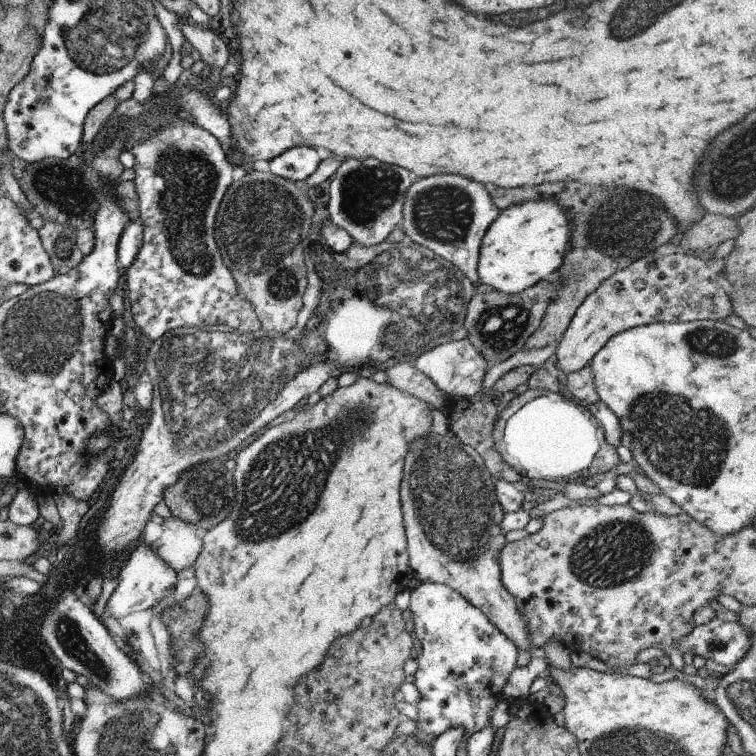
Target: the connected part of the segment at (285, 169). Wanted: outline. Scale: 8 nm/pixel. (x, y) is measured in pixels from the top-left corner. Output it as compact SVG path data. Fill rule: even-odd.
M294 146L268 161L269 172L283 180L299 182L315 172L319 156L313 148Z

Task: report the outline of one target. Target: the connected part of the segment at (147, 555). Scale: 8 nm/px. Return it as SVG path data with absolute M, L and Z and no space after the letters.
M145 543L139 544L132 551L125 565L120 569L117 578L117 585L107 598L104 609L105 616L112 616L115 619L147 610L159 602L164 602L170 597L177 582L175 570L169 568L161 558L157 558L153 554L153 550L149 548L149 544Z

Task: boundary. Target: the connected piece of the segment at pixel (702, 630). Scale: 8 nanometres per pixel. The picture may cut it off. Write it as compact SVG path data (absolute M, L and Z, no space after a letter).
M717 617L681 638L679 652L684 656L693 654L705 660L713 660L721 666L733 666L749 650L749 630L737 622L723 622Z

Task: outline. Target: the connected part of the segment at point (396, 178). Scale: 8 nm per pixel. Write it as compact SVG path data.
M342 160L333 173L327 188L329 200L326 204L328 218L333 226L345 230L353 243L359 246L377 246L385 241L389 232L399 227L405 190L411 186L413 174L391 164L367 160Z

